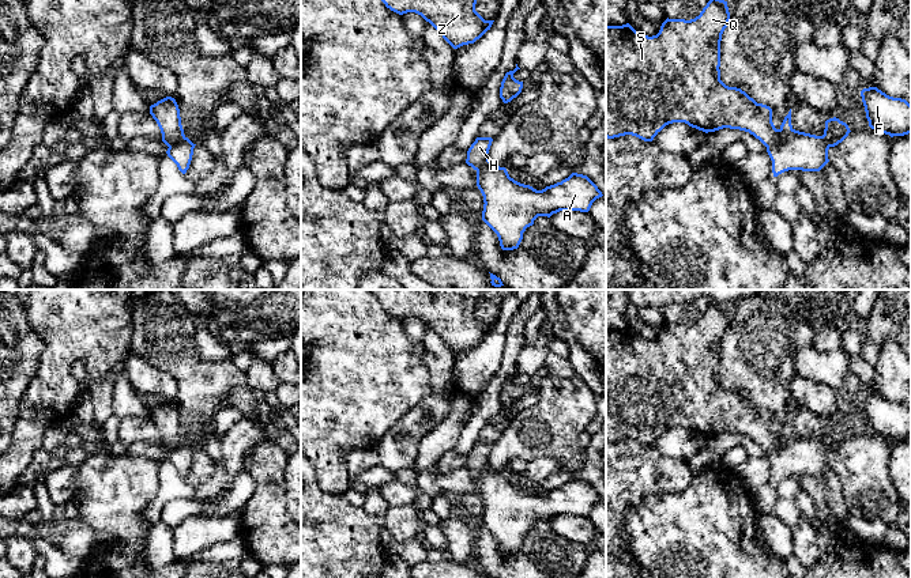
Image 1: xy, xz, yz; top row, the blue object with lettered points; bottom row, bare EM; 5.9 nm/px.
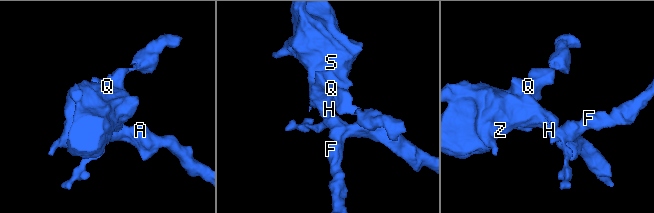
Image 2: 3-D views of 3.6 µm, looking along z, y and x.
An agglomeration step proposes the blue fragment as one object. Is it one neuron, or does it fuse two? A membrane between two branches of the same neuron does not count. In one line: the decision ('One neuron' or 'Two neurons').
Two neurons

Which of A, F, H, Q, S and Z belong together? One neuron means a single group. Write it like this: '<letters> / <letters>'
A F / H Q S Z

